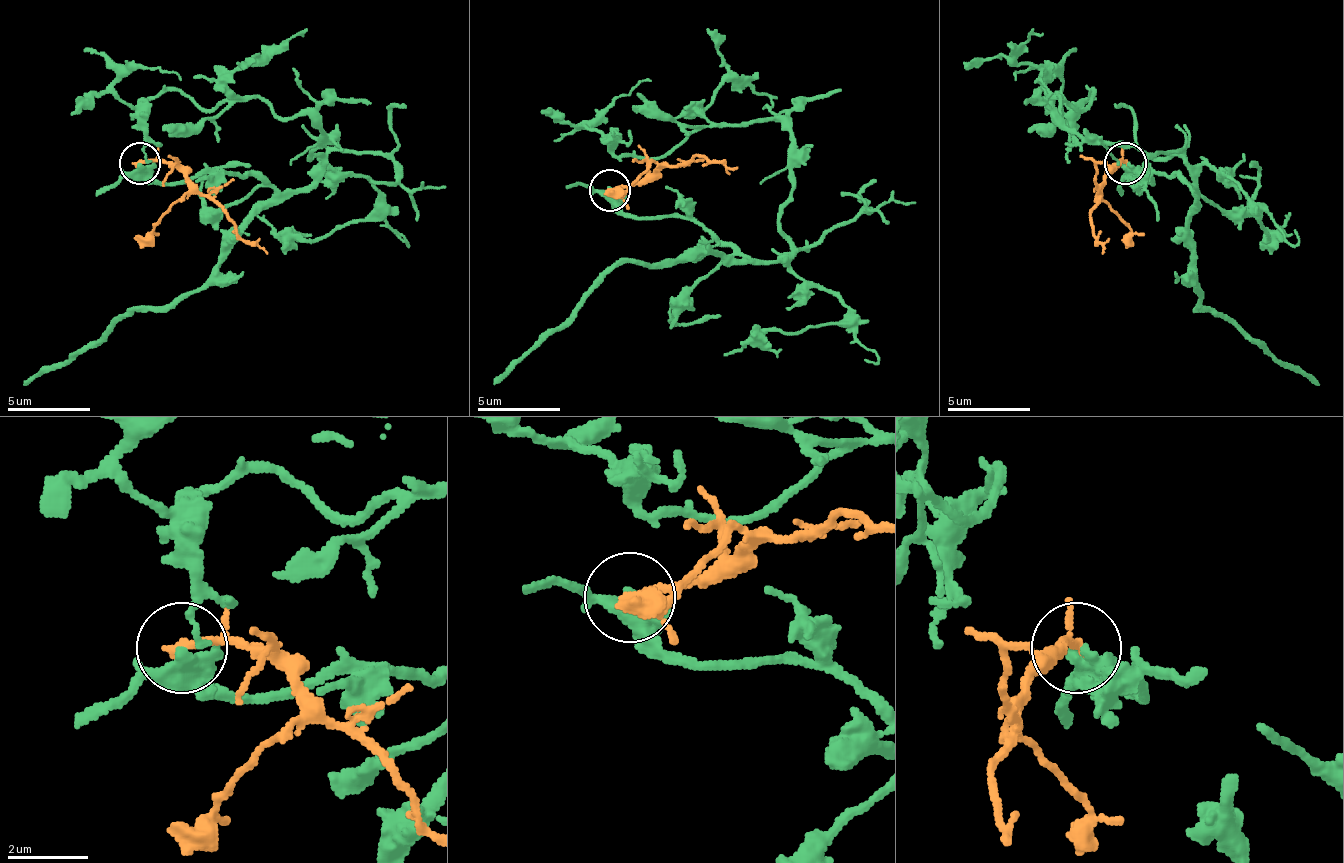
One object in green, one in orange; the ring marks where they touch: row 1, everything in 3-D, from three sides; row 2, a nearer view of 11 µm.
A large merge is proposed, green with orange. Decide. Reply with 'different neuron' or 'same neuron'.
different neuron

